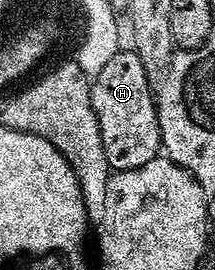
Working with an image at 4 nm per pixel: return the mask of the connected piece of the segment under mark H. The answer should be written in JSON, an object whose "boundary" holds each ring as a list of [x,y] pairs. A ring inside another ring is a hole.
{"boundary":[[[121,48],[112,56],[90,82],[90,104],[94,104],[94,116],[98,116],[98,128],[102,132],[102,148],[106,148],[108,169],[129,170],[150,164],[161,153],[158,112],[153,85],[138,60],[136,51]]]}

